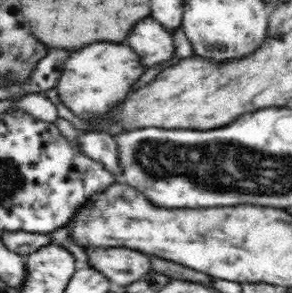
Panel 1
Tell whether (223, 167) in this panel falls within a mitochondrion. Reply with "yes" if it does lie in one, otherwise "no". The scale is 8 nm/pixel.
yes

